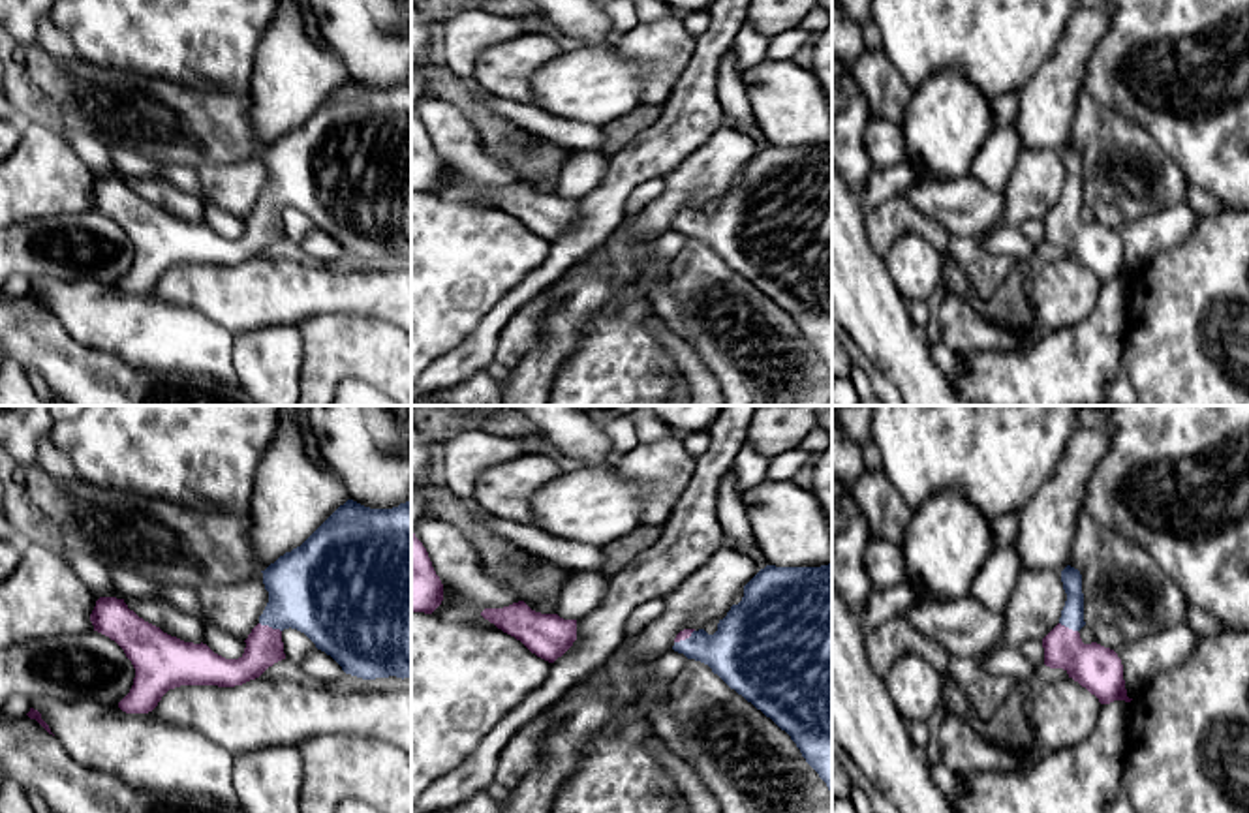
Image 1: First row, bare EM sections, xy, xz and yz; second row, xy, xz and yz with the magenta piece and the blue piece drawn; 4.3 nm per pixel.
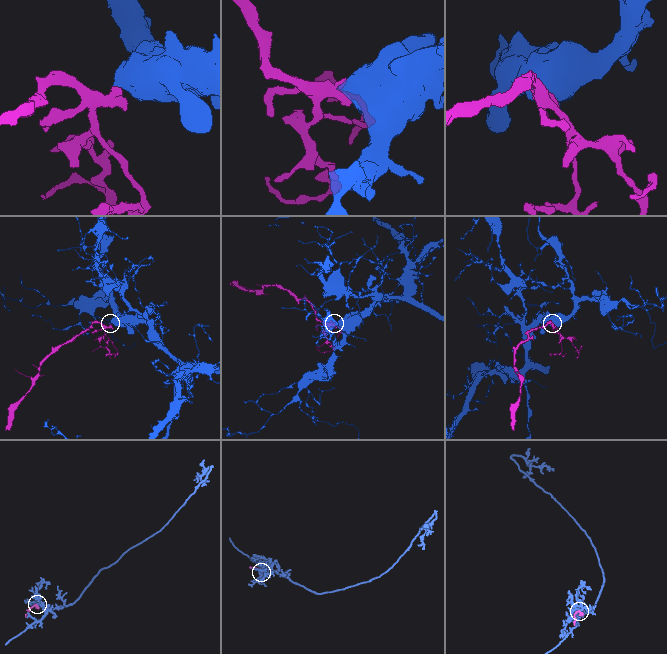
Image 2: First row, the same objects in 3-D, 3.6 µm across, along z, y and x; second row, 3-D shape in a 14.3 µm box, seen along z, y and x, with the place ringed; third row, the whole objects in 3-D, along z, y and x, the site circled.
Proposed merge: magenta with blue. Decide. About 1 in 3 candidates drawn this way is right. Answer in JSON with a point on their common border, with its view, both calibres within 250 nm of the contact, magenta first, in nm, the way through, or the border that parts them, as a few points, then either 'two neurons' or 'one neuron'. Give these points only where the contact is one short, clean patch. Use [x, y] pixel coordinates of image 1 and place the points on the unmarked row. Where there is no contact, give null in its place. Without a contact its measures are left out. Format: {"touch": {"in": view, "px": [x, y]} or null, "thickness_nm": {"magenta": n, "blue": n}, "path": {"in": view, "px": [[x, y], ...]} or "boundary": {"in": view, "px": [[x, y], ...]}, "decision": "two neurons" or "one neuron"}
{"touch": {"in": "xy", "px": [271, 207]}, "thickness_nm": {"magenta": 160, "blue": 380}, "path": {"in": "xy", "px": [[263, 226], [271, 207], [314, 168]]}, "decision": "one neuron"}

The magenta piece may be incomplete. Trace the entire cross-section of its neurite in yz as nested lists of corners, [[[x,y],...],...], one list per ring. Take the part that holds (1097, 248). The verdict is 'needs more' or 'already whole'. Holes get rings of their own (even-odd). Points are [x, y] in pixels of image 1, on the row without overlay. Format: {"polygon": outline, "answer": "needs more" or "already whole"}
{"polygon": [[[1067,145],[1061,150],[1061,161],[1067,180],[1059,203],[1042,218],[1044,244],[1063,248],[1069,257],[1095,274],[1101,284],[1114,280],[1131,282],[1118,233],[1097,222],[1084,223],[1080,218],[1078,210],[1086,205],[1080,150]]], "answer": "needs more"}

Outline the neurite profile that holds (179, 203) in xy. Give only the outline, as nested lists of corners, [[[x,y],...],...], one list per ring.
[[[124,176],[124,182],[145,201],[184,222],[201,223],[205,203],[195,195],[158,178]]]

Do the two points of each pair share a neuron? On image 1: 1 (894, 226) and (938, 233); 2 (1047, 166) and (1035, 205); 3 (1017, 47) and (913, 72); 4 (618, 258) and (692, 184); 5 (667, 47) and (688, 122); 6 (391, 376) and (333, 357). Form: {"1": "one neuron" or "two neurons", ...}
{"1": "one neuron", "2": "one neuron", "3": "one neuron", "4": "one neuron", "5": "two neurons", "6": "one neuron"}

